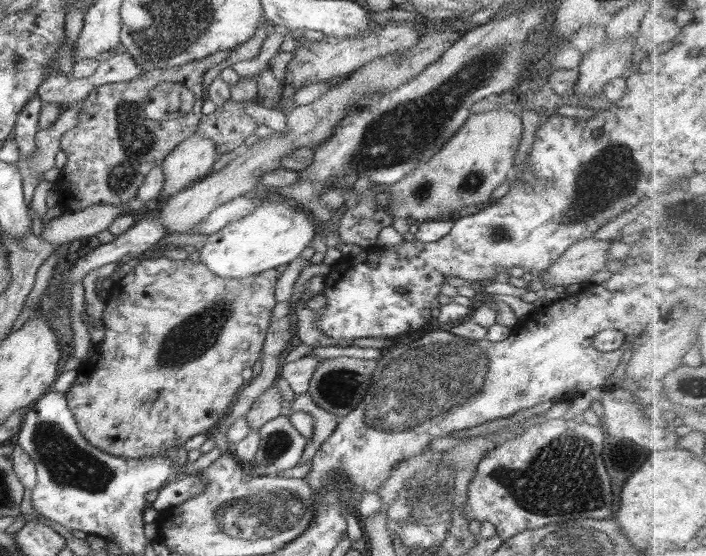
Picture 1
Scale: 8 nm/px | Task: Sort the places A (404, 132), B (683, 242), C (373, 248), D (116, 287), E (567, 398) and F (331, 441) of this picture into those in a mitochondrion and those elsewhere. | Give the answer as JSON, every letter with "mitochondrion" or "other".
{"A":"mitochondrion","B":"mitochondrion","C":"other","D":"other","E":"other","F":"other"}

